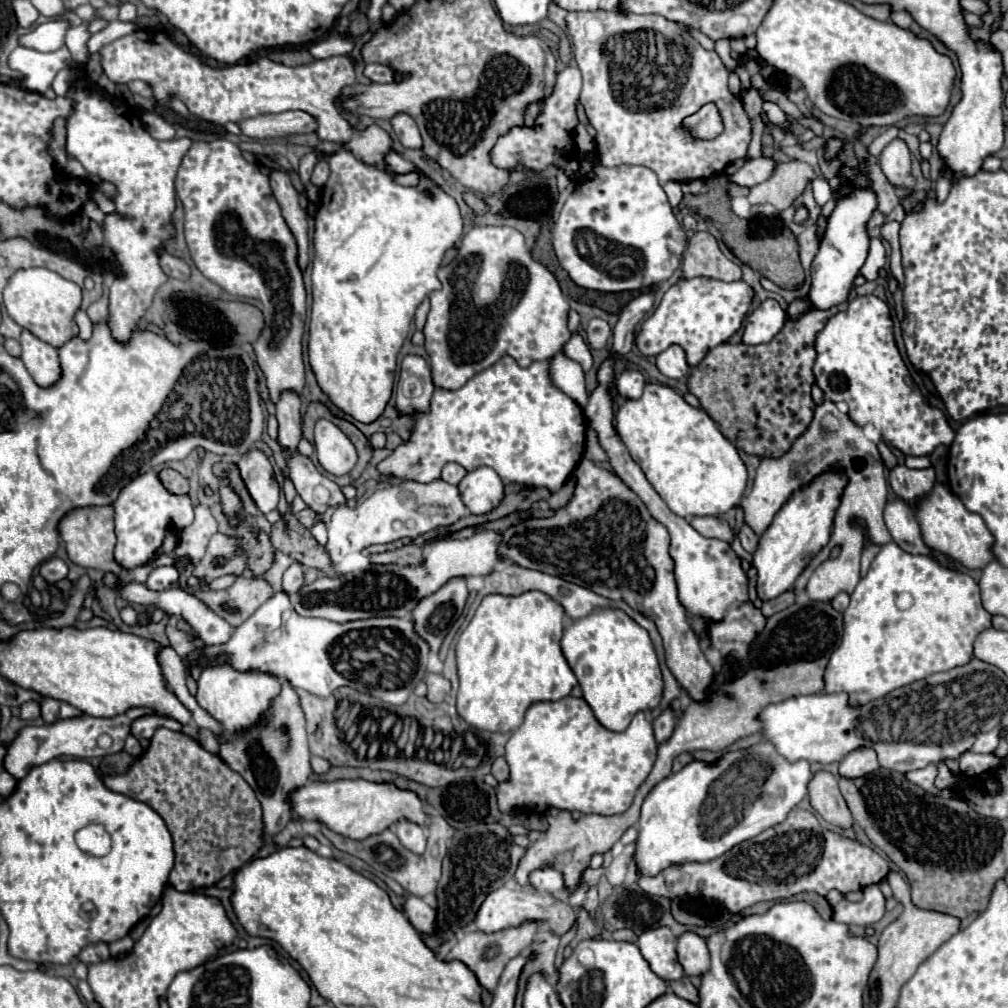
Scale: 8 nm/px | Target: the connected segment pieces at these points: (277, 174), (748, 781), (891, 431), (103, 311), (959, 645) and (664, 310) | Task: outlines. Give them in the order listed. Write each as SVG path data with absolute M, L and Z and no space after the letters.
M273 169L269 173L269 183L271 183L273 195L277 197L277 201L281 205L283 219L287 221L291 233L297 239L297 245L299 245L299 267L305 269L305 265L309 263L309 257L307 257L307 251L309 251L309 233L307 233L309 231L309 223L307 223L305 211L301 209L299 195L297 195L297 191L291 185L289 175L285 171L281 171L281 169Z
M761 741L749 749L733 751L723 755L717 763L709 765L705 761L693 761L681 771L669 775L657 783L643 801L641 819L637 825L635 853L633 861L639 875L655 877L671 865L683 863L705 863L721 857L731 847L759 835L761 831L781 823L787 813L801 803L807 795L807 785L811 781L811 767L807 761L787 763L771 743Z
M875 295L855 297L845 311L831 315L825 329L817 335L815 349L817 349L817 361L815 361L813 371L815 371L817 385L823 389L827 399L835 403L839 401L847 403L849 419L855 425L863 427L865 423L873 423L883 435L883 439L889 445L903 451L905 455L931 455L939 443L951 443L955 433L949 427L945 413L941 409L927 405L921 397L919 387L911 383L913 379L909 375L909 369L903 363L899 349L895 347L893 321L891 321L891 313L885 301L881 301Z
M103 295L97 303L93 303L89 309L87 309L87 315L89 315L89 319L95 323L95 321L103 321L107 315L109 315L109 311L107 311L107 295Z
M891 541L881 547L867 575L851 593L851 603L843 613L841 645L833 651L823 675L825 691L845 691L849 705L861 707L873 699L885 697L893 689L927 679L933 673L967 665L973 659L973 641L989 627L991 615L983 609L979 585L969 575L939 567L931 557L907 553Z
M681 277L663 295L659 307L643 321L635 345L643 355L659 355L669 345L679 345L687 355L689 367L695 367L713 347L729 341L741 329L753 295L747 283L725 283L711 277Z

